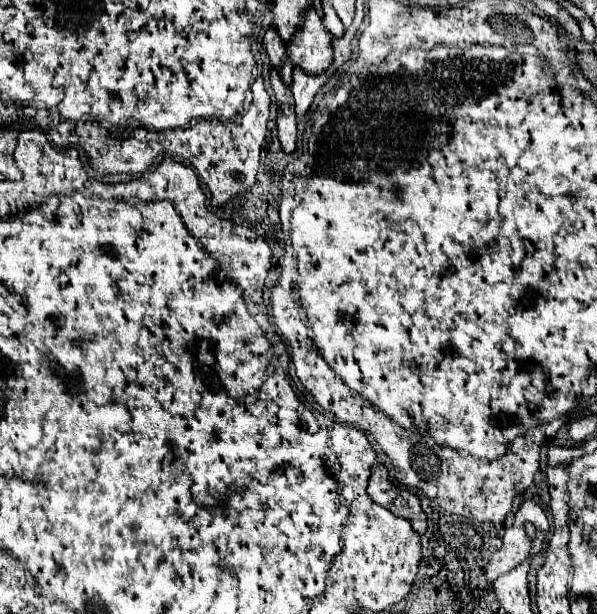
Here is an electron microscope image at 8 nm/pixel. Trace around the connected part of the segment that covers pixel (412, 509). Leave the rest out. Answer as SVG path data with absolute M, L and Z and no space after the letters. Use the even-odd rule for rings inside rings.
M377 464L373 468L373 478L369 480L369 496L385 506L387 510L391 510L397 516L409 518L411 526L417 534L425 534L425 512L419 506L419 500L415 500L415 496L411 496L409 490L401 490L397 488L389 476L387 476L387 468ZM379 466L379 468L377 468Z

